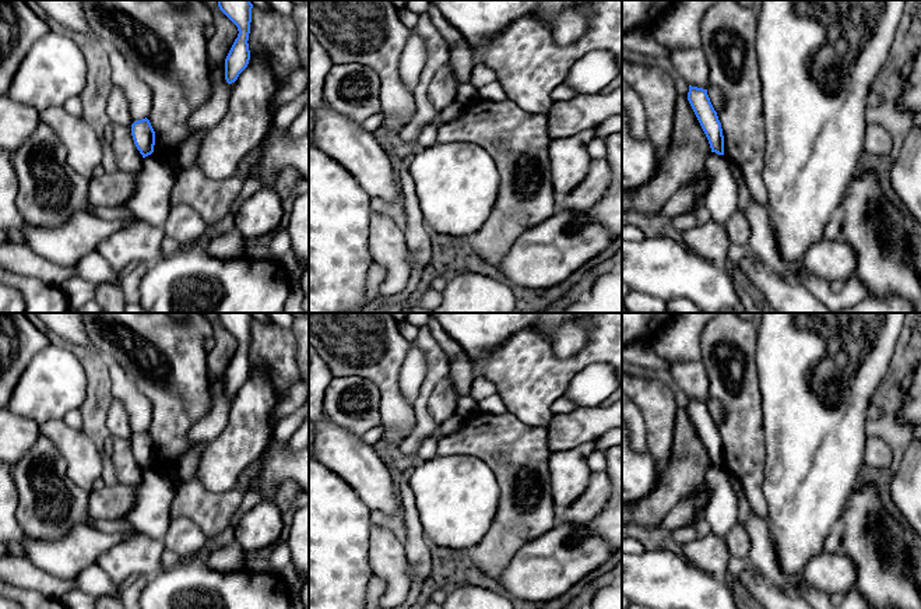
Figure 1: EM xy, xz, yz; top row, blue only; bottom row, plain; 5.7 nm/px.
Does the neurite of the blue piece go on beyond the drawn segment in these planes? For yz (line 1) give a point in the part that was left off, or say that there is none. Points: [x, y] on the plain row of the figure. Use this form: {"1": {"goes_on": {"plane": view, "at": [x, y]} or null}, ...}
{"1": {"goes_on": null}}

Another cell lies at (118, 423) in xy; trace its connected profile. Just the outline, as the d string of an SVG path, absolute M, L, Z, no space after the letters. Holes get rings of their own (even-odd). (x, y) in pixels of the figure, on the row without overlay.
M113 401L109 406L106 426L110 434L110 441L131 437L129 416L122 402Z

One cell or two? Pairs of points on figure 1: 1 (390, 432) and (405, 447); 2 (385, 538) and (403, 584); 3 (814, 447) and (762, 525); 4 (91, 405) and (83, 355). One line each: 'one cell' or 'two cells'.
1: two cells
2: one cell
3: two cells
4: one cell

